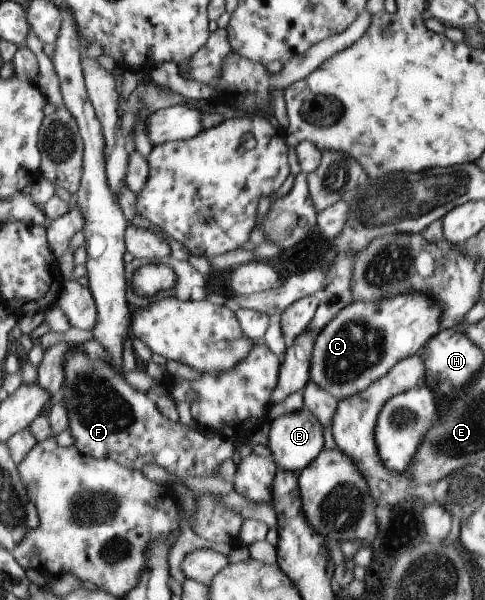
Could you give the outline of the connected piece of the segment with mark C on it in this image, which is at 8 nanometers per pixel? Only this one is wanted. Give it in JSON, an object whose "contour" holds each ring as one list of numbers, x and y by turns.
{"contour":[[404,293,370,303,353,301,315,336,309,382,328,392,337,402,345,400,383,378,398,362,419,355,428,340,440,331,440,326,441,309,427,295]]}

